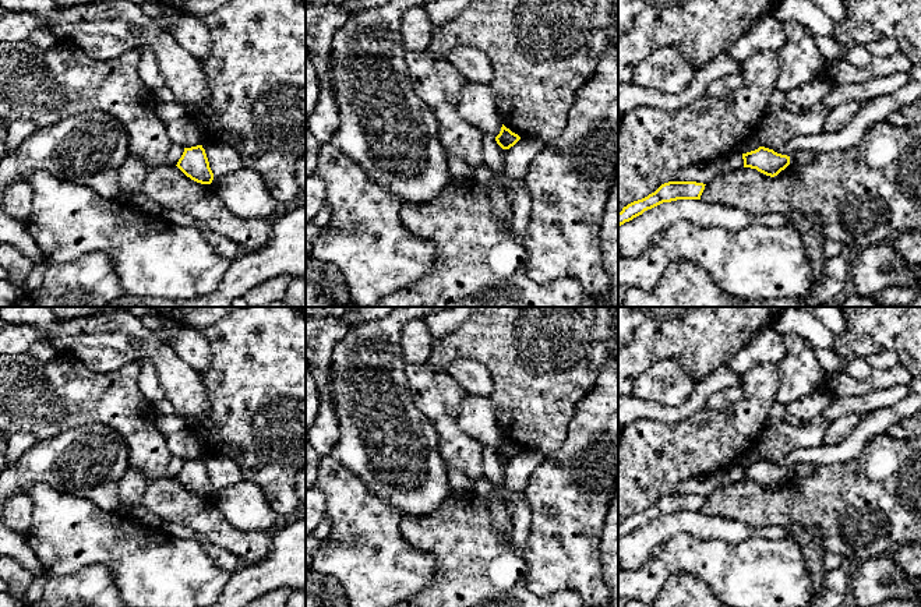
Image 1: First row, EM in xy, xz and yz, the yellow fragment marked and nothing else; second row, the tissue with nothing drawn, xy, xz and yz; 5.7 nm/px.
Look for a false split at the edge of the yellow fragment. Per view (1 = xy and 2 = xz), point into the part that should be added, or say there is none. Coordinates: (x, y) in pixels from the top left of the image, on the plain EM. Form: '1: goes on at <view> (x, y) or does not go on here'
1: does not go on here
2: does not go on here

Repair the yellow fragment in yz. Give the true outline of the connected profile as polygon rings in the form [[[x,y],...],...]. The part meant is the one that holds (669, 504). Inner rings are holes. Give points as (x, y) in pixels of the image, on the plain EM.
[[[696,494],[664,495],[647,509],[624,519],[622,523],[618,525],[618,540],[663,515],[671,515],[677,512],[701,512],[705,498],[706,497]]]

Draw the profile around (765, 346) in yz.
[[[772,327],[756,332],[730,361],[730,370],[744,377],[754,366],[777,364],[787,353],[784,339]]]

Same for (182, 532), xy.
[[[162,523],[162,526],[166,529],[166,533],[173,534],[179,539],[186,539],[194,534],[188,527],[177,523]]]

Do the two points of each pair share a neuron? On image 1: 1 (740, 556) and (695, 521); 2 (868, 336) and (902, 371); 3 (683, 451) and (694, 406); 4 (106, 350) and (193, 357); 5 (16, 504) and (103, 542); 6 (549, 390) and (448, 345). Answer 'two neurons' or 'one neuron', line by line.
1: two neurons
2: two neurons
3: two neurons
4: two neurons
5: two neurons
6: one neuron

